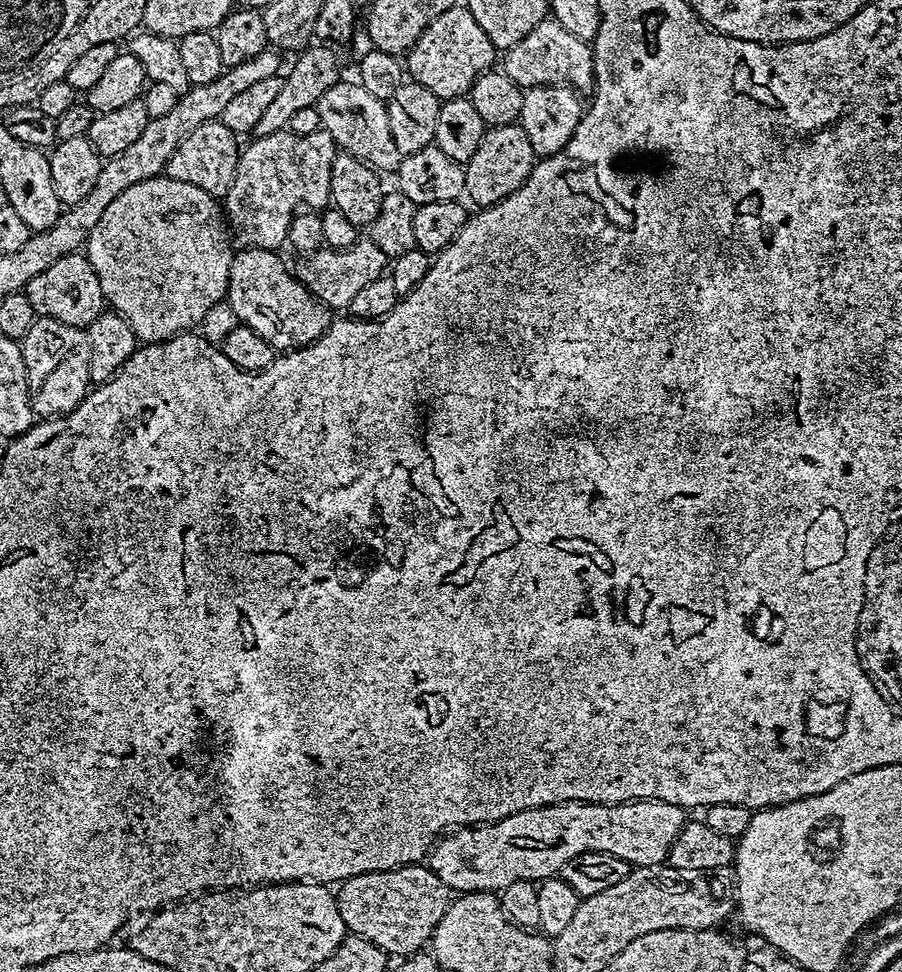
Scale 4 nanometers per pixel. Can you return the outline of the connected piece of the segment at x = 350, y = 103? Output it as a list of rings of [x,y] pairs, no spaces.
[[[359,82],[352,84],[337,83],[329,89],[318,103],[320,123],[323,131],[330,133],[336,141],[337,149],[344,148],[353,160],[359,160],[377,170],[383,168],[399,169],[402,164],[402,153],[396,148],[392,136],[392,121],[389,105],[378,102],[370,90],[366,90]]]

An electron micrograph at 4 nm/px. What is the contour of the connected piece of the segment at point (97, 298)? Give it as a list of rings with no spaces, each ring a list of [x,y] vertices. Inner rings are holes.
[[[84,254],[63,256],[58,262],[54,262],[54,266],[42,270],[38,278],[30,281],[26,291],[37,317],[66,322],[66,326],[87,330],[106,311],[100,279],[92,261]]]

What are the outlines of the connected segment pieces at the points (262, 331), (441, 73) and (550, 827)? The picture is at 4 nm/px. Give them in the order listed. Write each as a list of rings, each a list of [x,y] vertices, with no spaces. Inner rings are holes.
[[[252,250],[244,261],[239,261],[238,275],[234,280],[234,295],[231,297],[232,308],[243,327],[254,330],[258,338],[266,338],[270,346],[277,350],[296,348],[307,340],[316,340],[328,328],[329,309],[313,293],[309,292],[295,275],[288,273],[288,268],[279,260],[277,253],[272,250]]]
[[[461,12],[460,20],[453,22],[452,29],[444,36],[444,41],[434,41],[428,48],[428,61],[424,60],[420,64],[422,69],[428,69],[426,86],[444,102],[454,99],[455,96],[467,97],[481,77],[493,67],[491,64],[498,56],[498,49],[490,42],[486,30],[478,26],[471,12]]]
[[[632,800],[628,804],[585,804],[583,802],[569,802],[567,804],[551,804],[545,808],[532,808],[532,816],[528,816],[528,844],[536,844],[536,850],[542,848],[547,852],[552,852],[552,856],[570,856],[572,852],[578,852],[581,856],[584,856],[586,852],[584,848],[612,848],[608,854],[610,856],[617,856],[622,858],[627,864],[640,868],[652,868],[655,864],[660,864],[669,859],[672,852],[672,848],[675,847],[676,841],[680,837],[680,833],[684,831],[684,825],[686,823],[685,809],[668,804],[665,800]]]

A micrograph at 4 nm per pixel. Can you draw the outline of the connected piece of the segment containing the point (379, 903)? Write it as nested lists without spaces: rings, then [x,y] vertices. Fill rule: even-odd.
[[[423,863],[411,864],[407,868],[395,868],[390,872],[383,872],[381,870],[374,870],[370,875],[366,876],[356,876],[353,880],[343,881],[339,885],[340,892],[338,891],[338,903],[340,905],[340,913],[342,914],[342,922],[344,923],[345,929],[353,937],[359,938],[361,940],[366,940],[371,944],[376,945],[377,948],[383,950],[385,953],[391,954],[391,952],[404,952],[400,954],[416,954],[421,951],[420,948],[429,943],[431,938],[436,933],[436,927],[440,922],[442,922],[444,915],[447,914],[447,910],[450,905],[450,891],[447,886],[445,886],[438,876],[438,874],[431,871],[428,866],[425,866]]]

